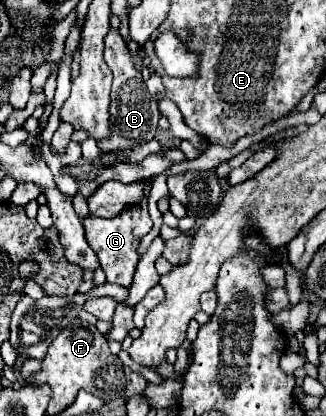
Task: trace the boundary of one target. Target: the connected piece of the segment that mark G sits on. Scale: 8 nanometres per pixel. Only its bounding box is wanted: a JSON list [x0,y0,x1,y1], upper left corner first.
[82,198,152,288]

